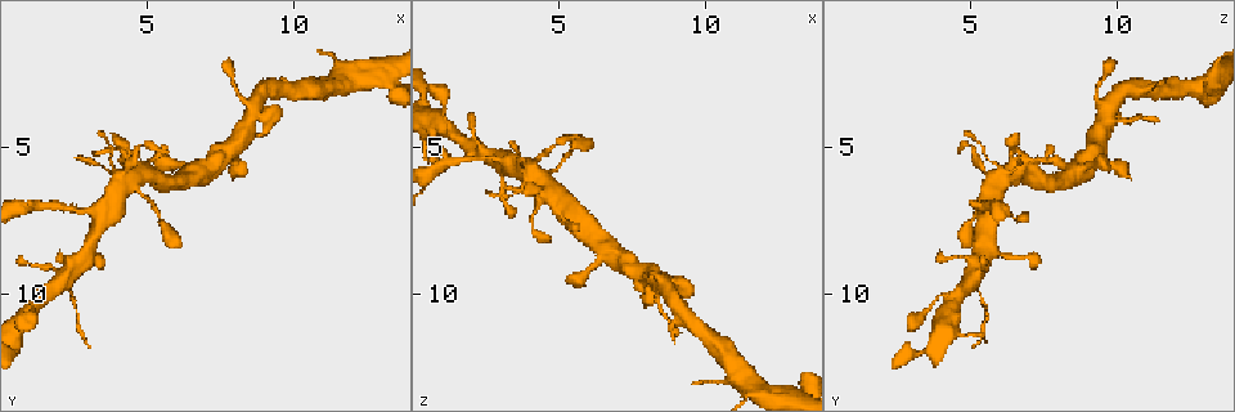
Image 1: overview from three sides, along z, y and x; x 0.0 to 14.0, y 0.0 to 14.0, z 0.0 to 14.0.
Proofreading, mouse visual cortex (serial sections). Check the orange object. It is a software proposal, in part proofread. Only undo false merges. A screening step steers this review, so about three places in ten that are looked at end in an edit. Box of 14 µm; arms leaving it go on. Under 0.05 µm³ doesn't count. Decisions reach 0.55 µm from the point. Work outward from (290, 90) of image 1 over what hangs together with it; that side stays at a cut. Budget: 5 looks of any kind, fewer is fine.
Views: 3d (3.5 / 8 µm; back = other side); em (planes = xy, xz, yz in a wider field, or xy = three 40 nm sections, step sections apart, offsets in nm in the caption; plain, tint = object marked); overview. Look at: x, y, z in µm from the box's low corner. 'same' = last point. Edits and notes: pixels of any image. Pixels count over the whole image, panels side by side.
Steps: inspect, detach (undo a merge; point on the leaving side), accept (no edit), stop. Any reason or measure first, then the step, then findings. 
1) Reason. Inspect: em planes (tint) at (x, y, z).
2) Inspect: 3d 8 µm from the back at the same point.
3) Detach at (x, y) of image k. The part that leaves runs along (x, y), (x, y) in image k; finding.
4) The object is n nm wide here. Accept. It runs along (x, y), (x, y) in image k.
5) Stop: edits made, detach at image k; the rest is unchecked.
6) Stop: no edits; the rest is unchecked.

Calibre changes. Inspect: 3d 8 µm at (3.1, 7.2, 5.5).

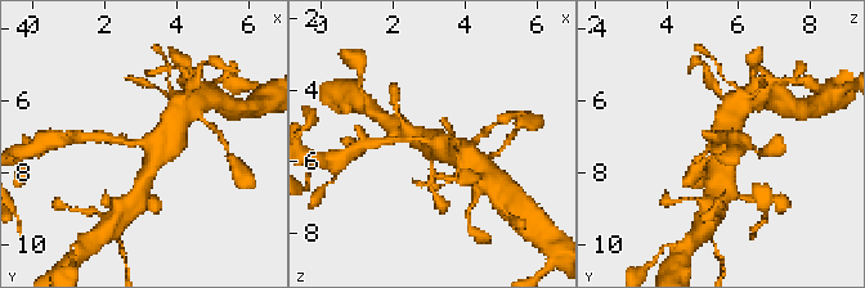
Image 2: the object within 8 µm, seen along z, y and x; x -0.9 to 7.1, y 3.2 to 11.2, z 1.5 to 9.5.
3 arms meet here; the arms are 200, 500, 700 nm wide. Inspect: em planes (tint) at (3.2, 7.2, 5.4).

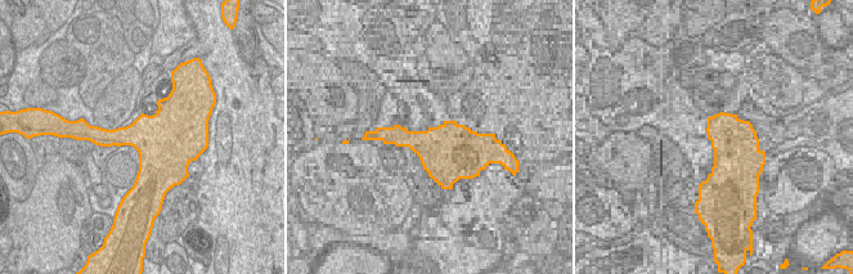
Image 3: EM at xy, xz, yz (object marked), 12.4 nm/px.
Accept. All the same cell.

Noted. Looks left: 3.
Thin arm on a thick one. Inspect: 3d 3.5 µm at (1.4, 10.2, 4.5).

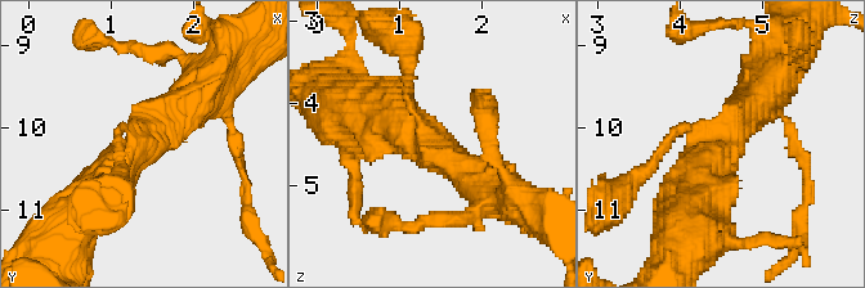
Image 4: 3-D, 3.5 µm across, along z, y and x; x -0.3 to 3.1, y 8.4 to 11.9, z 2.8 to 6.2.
3 arms meet here; the arms are 100, 450, 450 nm wide; need the tissue. Inspect: em xy step 3 (tint) at (1.35, 10.25, 4.50).

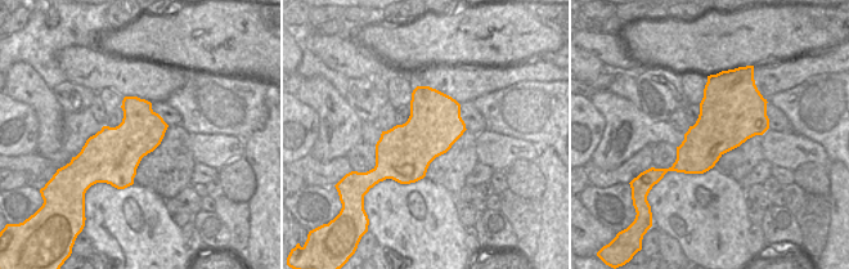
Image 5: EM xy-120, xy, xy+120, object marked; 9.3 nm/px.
Inspect: em xy step 1 (tint) at the same point.

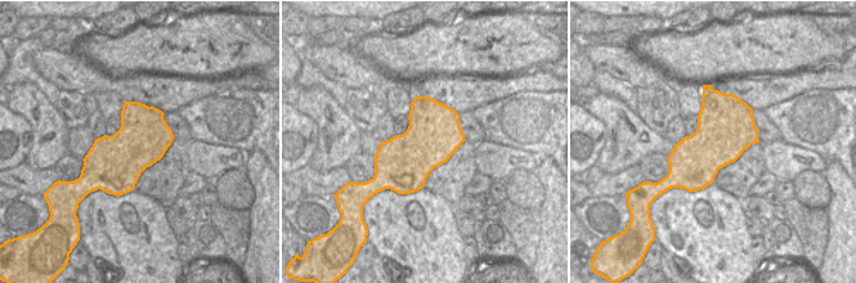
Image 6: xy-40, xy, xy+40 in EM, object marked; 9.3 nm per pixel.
Accept. It runs along (201, 88), (85, 203) in image 4; all the same cell.

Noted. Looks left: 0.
Stop: no edits; the rest is unchecked.

